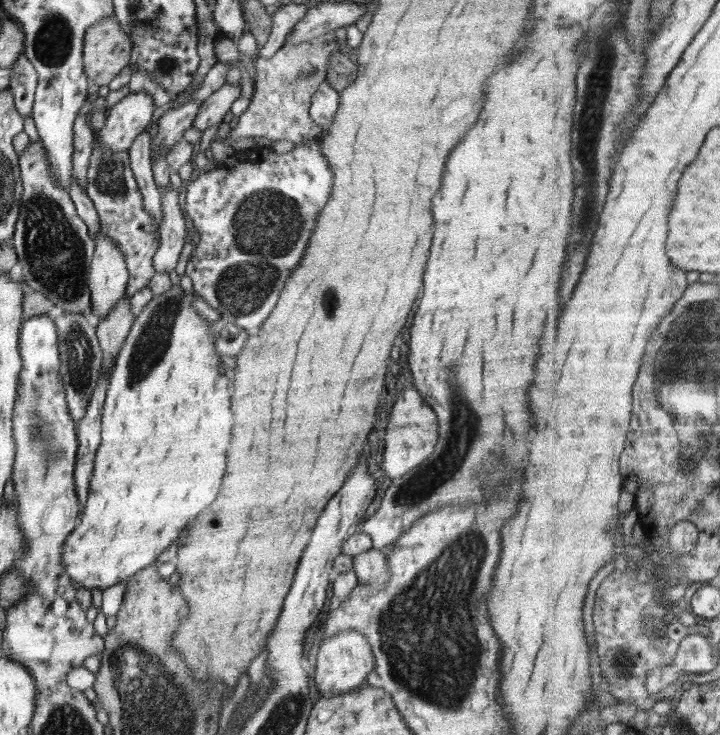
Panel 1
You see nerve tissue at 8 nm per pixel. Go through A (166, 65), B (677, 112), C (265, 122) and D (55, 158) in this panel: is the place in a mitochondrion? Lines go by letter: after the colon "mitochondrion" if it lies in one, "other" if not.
A: mitochondrion
B: other
C: other
D: other

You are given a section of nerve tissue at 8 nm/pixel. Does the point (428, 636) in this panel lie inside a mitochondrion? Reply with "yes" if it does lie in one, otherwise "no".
yes

